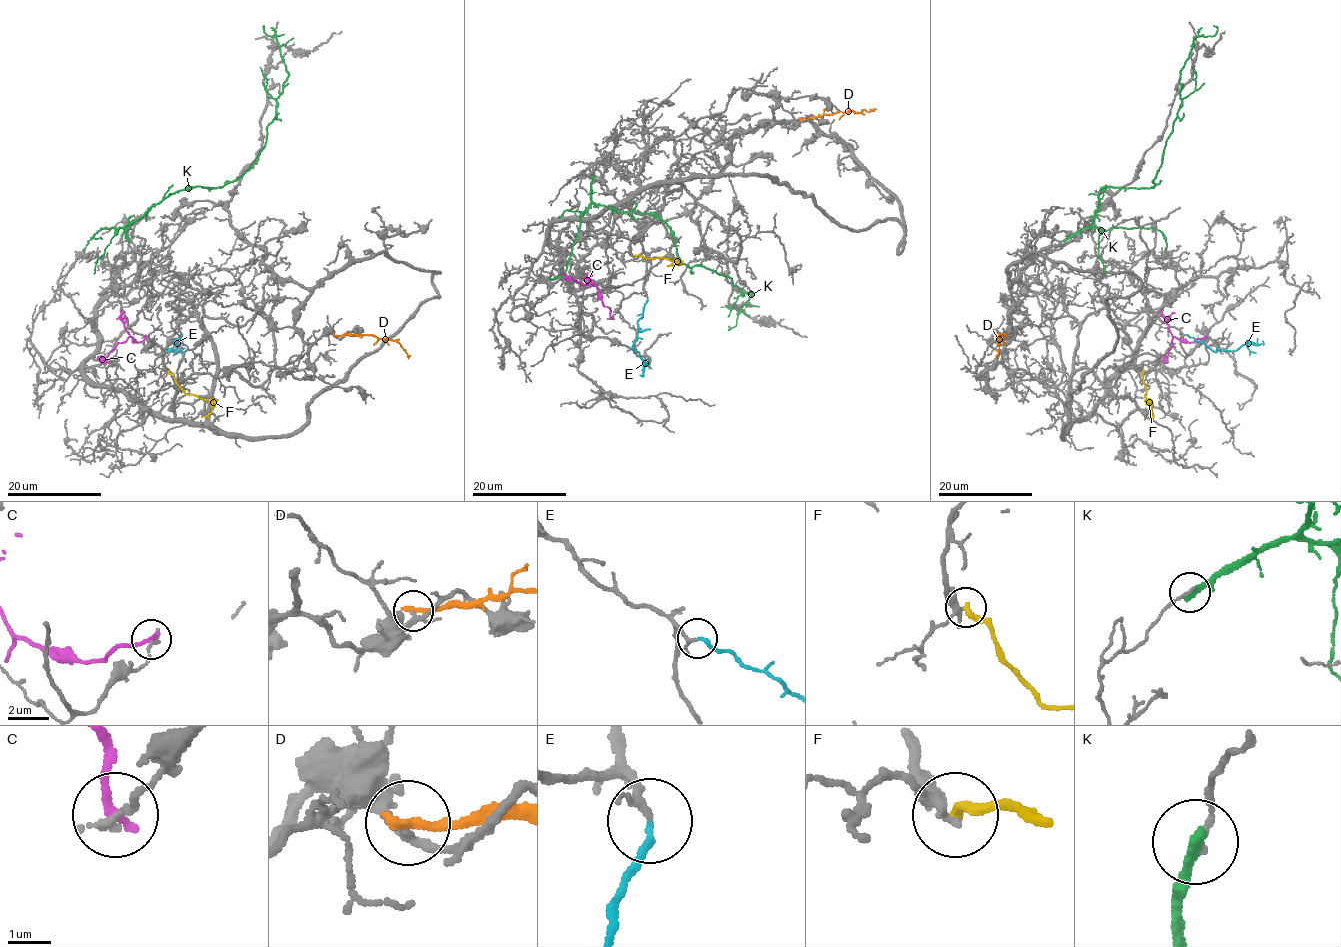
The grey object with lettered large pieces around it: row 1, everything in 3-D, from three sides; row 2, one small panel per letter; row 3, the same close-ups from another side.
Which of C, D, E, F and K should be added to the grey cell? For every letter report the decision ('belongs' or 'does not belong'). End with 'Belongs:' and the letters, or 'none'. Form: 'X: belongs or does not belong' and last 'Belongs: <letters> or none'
C: does not belong
D: does not belong
E: belongs
F: does not belong
K: does not belong
Belongs: E

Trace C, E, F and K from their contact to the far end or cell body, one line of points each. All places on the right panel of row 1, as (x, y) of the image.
C: (1204, 337), (1191, 342), (1174, 337), (1168, 355), (1160, 358)
E: (1185, 334), (1212, 350), (1235, 350), (1248, 343), (1261, 344), (1262, 341)
F: (1143, 371), (1144, 395), (1154, 417)
K: (1064, 239), (1092, 223), (1101, 189), (1154, 185), (1181, 104), (1180, 72), (1194, 39), (1214, 36), (1214, 25)

